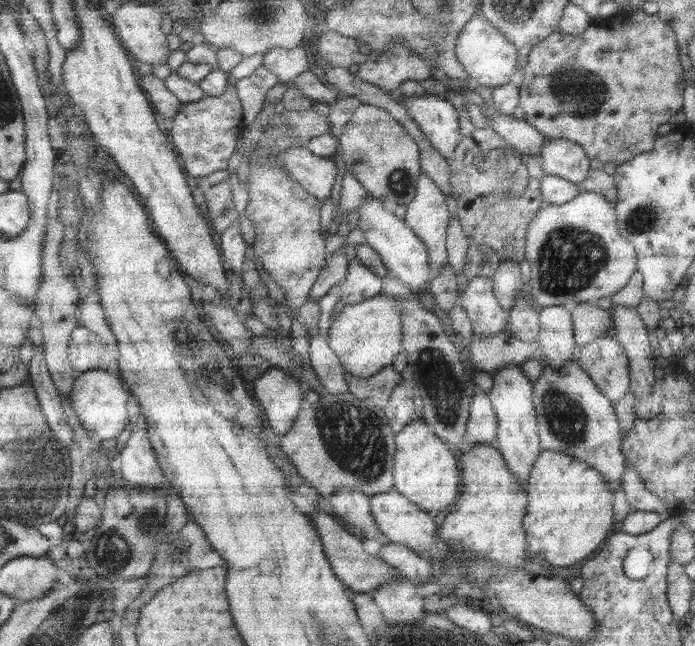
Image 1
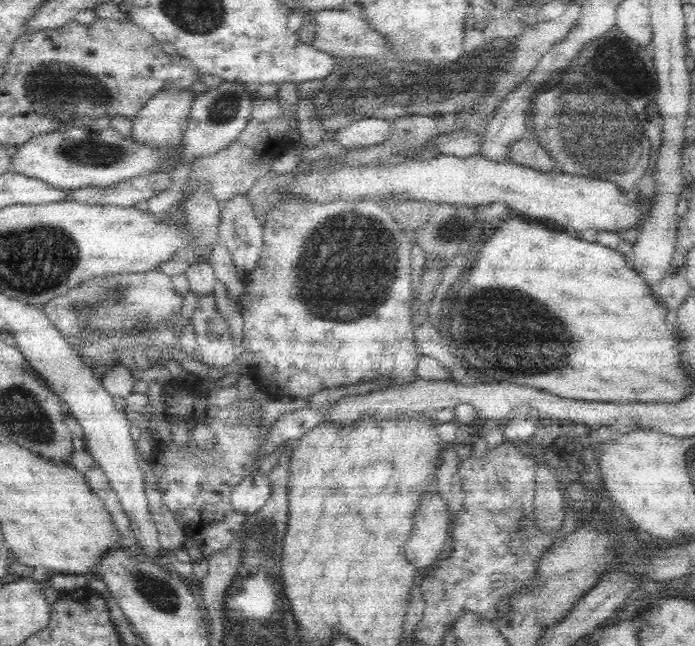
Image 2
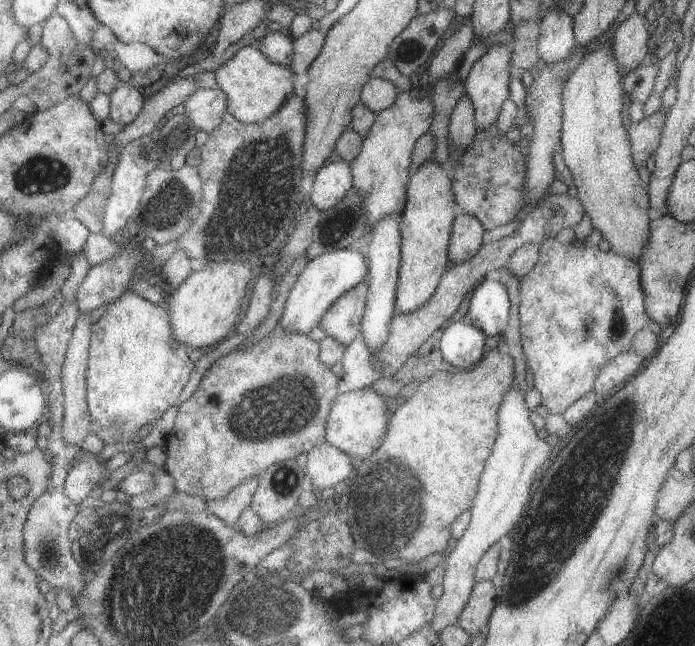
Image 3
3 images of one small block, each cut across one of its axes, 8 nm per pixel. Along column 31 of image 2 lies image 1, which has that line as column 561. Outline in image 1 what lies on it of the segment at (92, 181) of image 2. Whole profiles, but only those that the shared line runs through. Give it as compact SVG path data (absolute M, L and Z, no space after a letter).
M547 140L541 150L541 166L545 174L559 176L573 184L579 184L589 174L589 156L585 150L569 140Z

